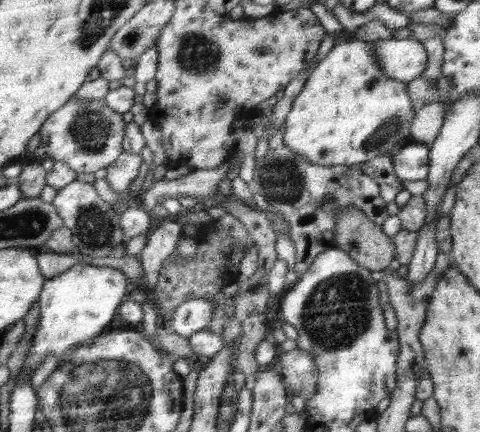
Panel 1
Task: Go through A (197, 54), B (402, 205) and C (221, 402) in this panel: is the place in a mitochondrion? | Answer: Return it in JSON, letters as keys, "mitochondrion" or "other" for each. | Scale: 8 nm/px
{"A":"mitochondrion","B":"other","C":"other"}

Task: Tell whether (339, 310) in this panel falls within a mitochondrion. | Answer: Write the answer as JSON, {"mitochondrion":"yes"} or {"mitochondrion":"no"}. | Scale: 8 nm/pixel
{"mitochondrion":"yes"}

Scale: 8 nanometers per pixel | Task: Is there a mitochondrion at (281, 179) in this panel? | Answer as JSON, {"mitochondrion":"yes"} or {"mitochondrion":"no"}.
{"mitochondrion":"yes"}

